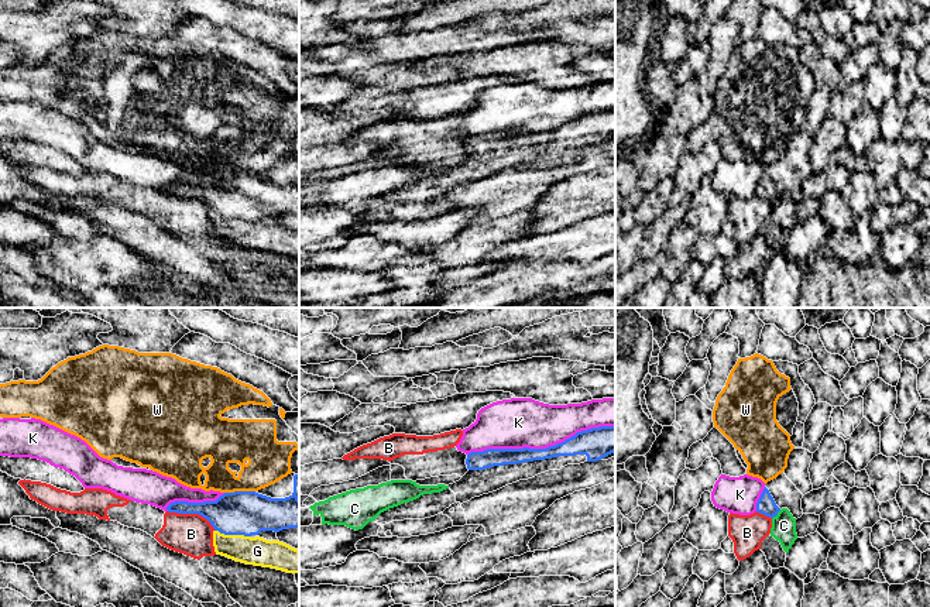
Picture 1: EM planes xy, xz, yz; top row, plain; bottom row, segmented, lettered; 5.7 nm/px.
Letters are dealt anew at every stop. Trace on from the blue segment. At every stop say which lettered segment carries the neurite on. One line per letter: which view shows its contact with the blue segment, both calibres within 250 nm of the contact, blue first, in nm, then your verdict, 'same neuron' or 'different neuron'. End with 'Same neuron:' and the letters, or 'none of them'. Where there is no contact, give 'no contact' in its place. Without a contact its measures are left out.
B: meets blue in xy; 240 nm thick on the blue side, 240 nm on the other; different neuron
C: meets blue in yz; 110 nm thick on the blue side, 140 nm on the other; different neuron
G: meets blue in xy; 260 nm thick on the blue side, 160 nm on the other; different neuron
K: meets blue in xz; 130 nm thick on the blue side, 280 nm on the other; different neuron
W: meets blue in xy; 260 nm thick on the blue side, 240 nm on the other; different neuron
Same neuron: none of them

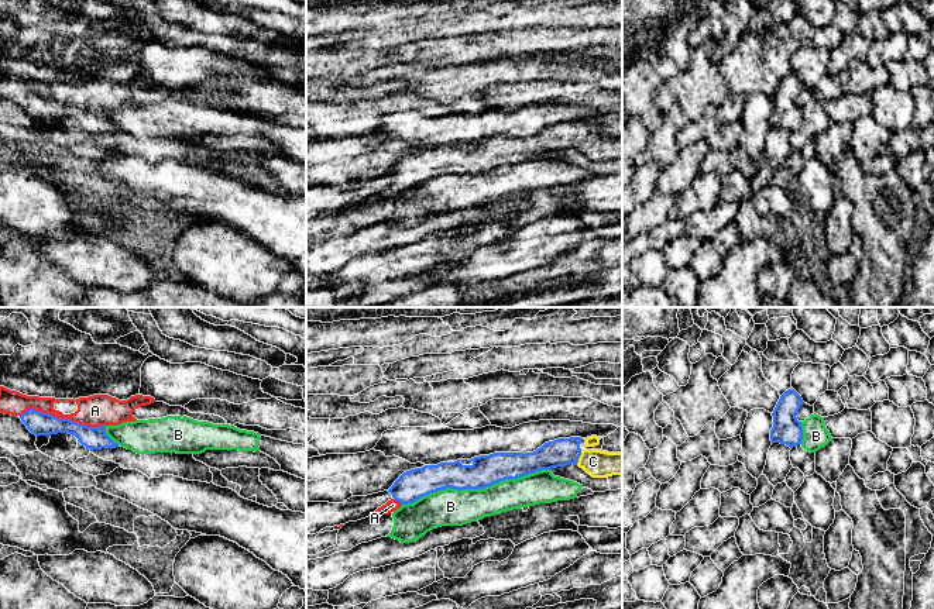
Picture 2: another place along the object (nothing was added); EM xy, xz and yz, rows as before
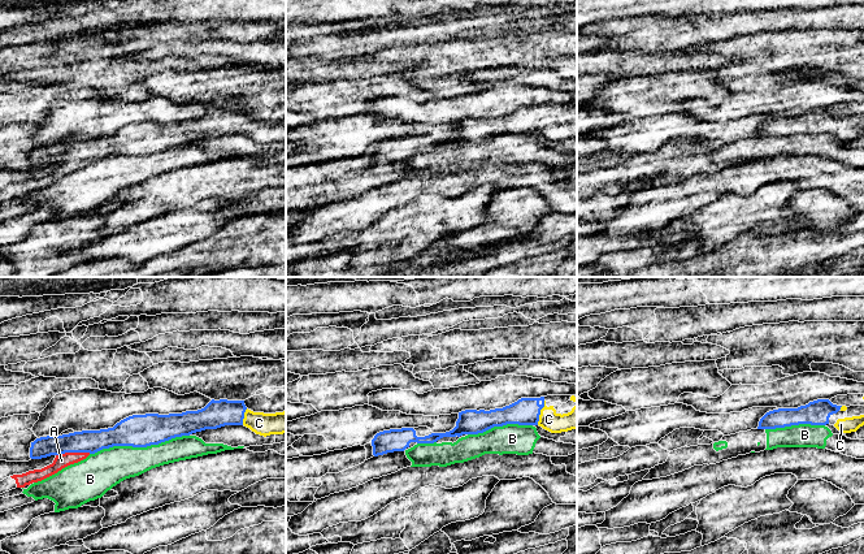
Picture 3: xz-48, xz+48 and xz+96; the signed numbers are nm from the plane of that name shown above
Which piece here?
A: meets blue in xy; 140 nm thick on the blue side, 180 nm on the other; same neuron
B: meets blue in xz; 180 nm thick on the blue side, 200 nm on the other; different neuron
C: meets blue in xz; 160 nm thick on the blue side, 160 nm on the other; same neuron
Same neuron: A, C

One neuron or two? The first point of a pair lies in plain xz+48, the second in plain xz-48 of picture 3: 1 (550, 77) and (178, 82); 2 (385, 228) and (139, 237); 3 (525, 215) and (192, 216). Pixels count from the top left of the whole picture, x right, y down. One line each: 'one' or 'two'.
1: one
2: two
3: one

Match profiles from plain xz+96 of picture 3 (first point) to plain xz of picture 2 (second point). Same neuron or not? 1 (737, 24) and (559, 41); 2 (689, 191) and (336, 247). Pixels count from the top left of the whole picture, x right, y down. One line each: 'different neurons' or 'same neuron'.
1: same neuron
2: same neuron

